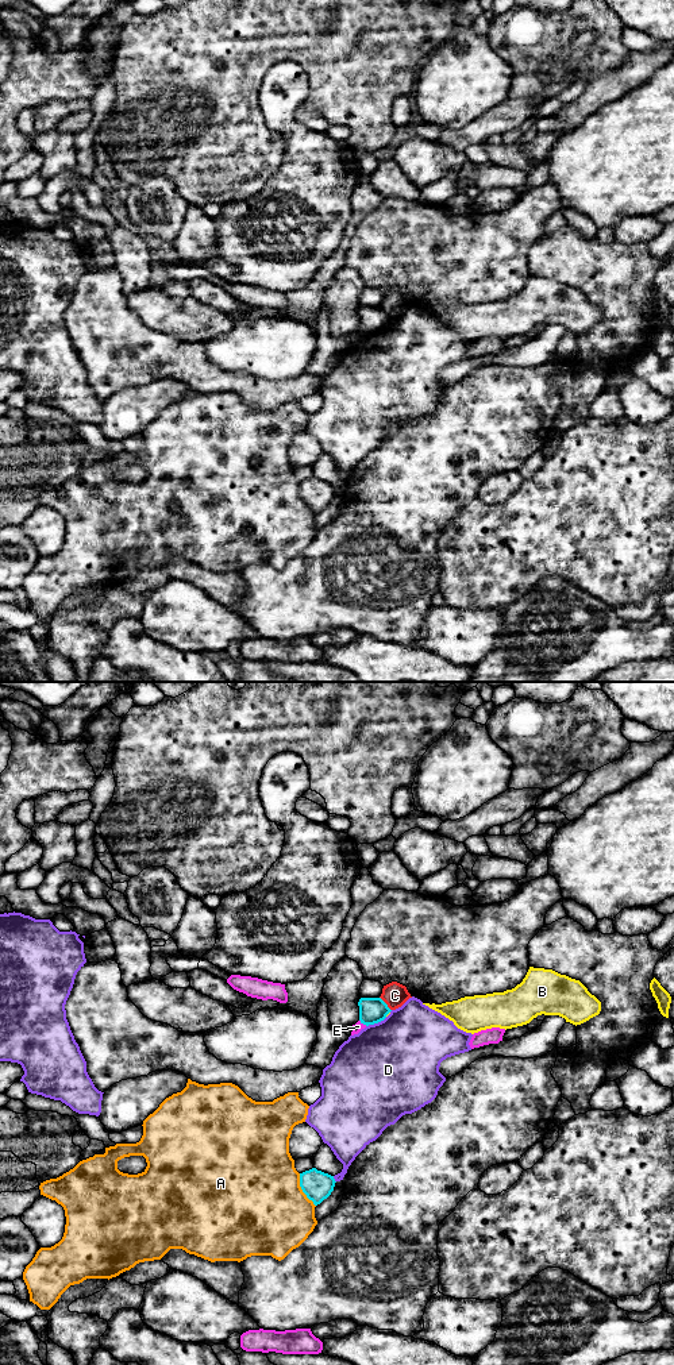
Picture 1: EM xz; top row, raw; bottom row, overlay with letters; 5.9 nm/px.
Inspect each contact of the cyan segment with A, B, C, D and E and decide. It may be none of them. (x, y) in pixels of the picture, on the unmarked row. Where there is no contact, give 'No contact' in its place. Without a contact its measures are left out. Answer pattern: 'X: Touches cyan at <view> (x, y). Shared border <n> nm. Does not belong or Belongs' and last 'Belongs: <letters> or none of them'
A: Touches cyan at xz (301, 497). Shared border 220 nm. Does not belong
B: Touches cyan at xz (386, 323). Shared border 40 nm. Does not belong
C: Touches cyan at xz (385, 312). Shared border 110 nm. Does not belong
D: Touches cyan at xz (376, 331). Shared border 140 nm. Does not belong
E: Touches cyan at xz (364, 332). Shared border 60 nm. Does not belong
Belongs: none of them

